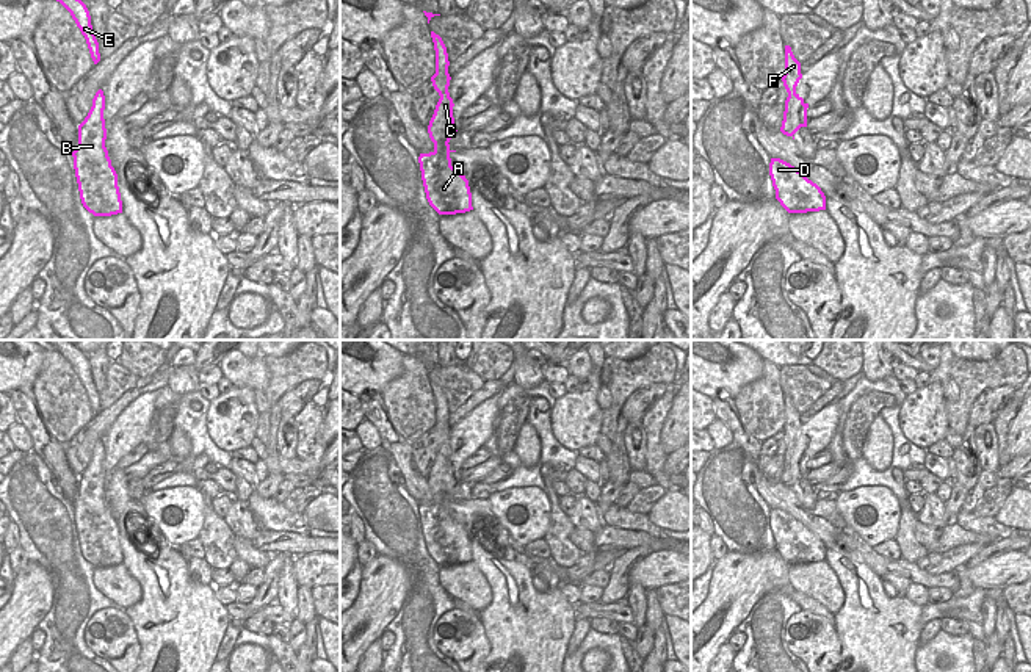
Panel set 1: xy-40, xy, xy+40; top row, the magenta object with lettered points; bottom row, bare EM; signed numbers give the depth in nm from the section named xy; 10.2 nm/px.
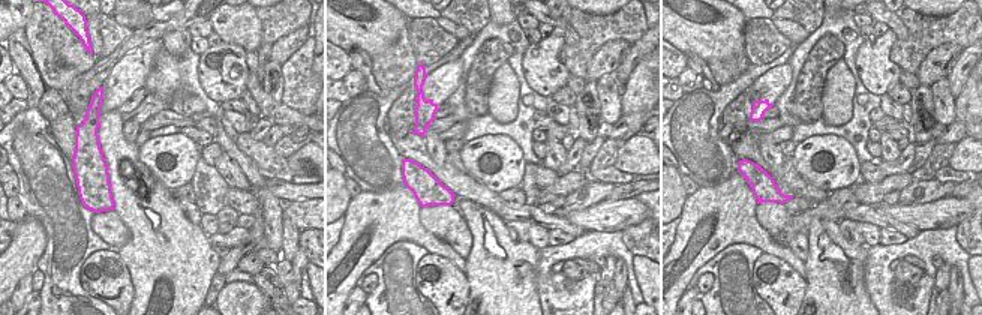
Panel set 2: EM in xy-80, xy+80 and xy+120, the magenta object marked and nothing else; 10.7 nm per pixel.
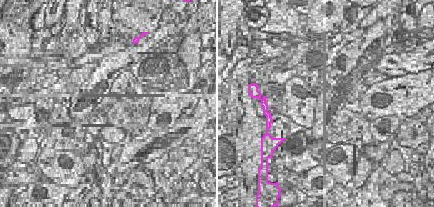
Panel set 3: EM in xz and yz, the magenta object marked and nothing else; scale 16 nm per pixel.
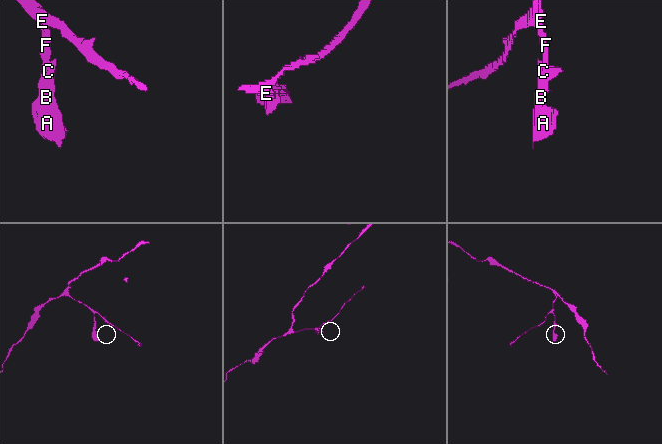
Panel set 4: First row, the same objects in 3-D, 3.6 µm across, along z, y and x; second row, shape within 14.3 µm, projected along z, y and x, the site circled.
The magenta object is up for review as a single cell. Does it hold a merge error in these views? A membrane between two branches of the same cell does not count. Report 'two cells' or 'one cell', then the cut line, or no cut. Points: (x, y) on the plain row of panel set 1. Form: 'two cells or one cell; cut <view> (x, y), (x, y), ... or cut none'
one cell; cut none

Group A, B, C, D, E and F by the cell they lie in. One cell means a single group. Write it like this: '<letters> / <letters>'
A B C D E F

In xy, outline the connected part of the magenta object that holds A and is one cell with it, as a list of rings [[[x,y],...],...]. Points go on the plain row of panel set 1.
[[[431,382],[436,401],[436,425],[431,428],[434,440],[440,450],[428,476],[428,484],[434,493],[434,501],[420,504],[418,514],[421,531],[429,556],[439,565],[456,565],[473,561],[472,544],[465,526],[451,517],[450,490],[456,486],[453,468],[453,450],[450,448],[448,404],[439,385]]]

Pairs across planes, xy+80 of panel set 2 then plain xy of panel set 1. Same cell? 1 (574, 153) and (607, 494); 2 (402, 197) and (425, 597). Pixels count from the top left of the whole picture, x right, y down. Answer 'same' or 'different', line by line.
1: same
2: different

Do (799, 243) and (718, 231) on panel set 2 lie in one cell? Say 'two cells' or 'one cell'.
two cells

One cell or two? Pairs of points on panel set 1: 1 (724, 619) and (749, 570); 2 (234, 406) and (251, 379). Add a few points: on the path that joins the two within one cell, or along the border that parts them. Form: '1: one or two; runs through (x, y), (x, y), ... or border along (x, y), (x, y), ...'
1: one; runs through (729, 606), (730, 596), (738, 583)
2: two; border along (234, 386), (254, 390)

